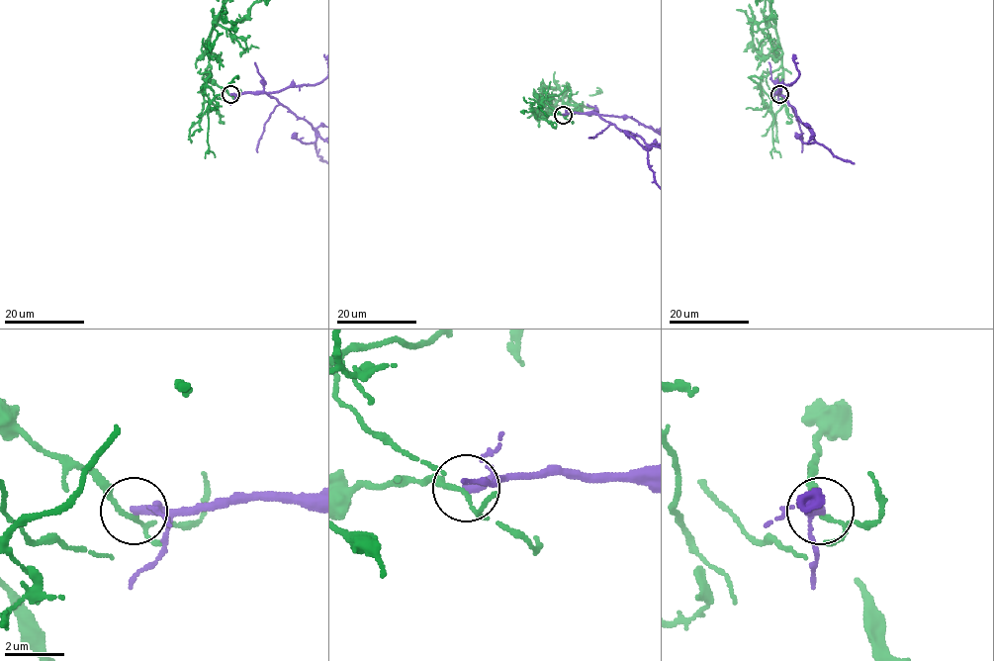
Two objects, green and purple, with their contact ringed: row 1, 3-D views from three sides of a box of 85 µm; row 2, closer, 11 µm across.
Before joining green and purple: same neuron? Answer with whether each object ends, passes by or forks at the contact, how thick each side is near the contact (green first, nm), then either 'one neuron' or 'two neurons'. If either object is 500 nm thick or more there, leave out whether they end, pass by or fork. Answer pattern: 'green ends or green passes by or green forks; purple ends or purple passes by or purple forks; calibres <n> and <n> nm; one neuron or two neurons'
green forks; purple passes by; calibres 100 and 200 nm; two neurons

